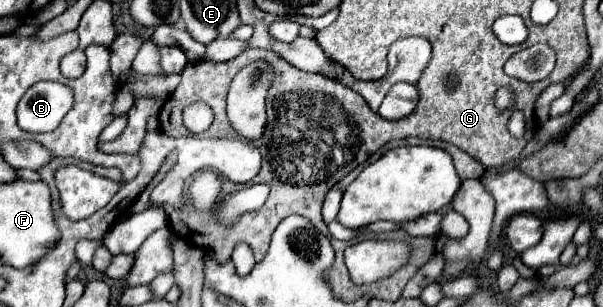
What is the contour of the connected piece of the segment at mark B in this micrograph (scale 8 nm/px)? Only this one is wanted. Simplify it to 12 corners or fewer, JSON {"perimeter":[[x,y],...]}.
{"perimeter":[[38,82],[20,98],[18,126],[52,132],[72,108],[72,90]]}

